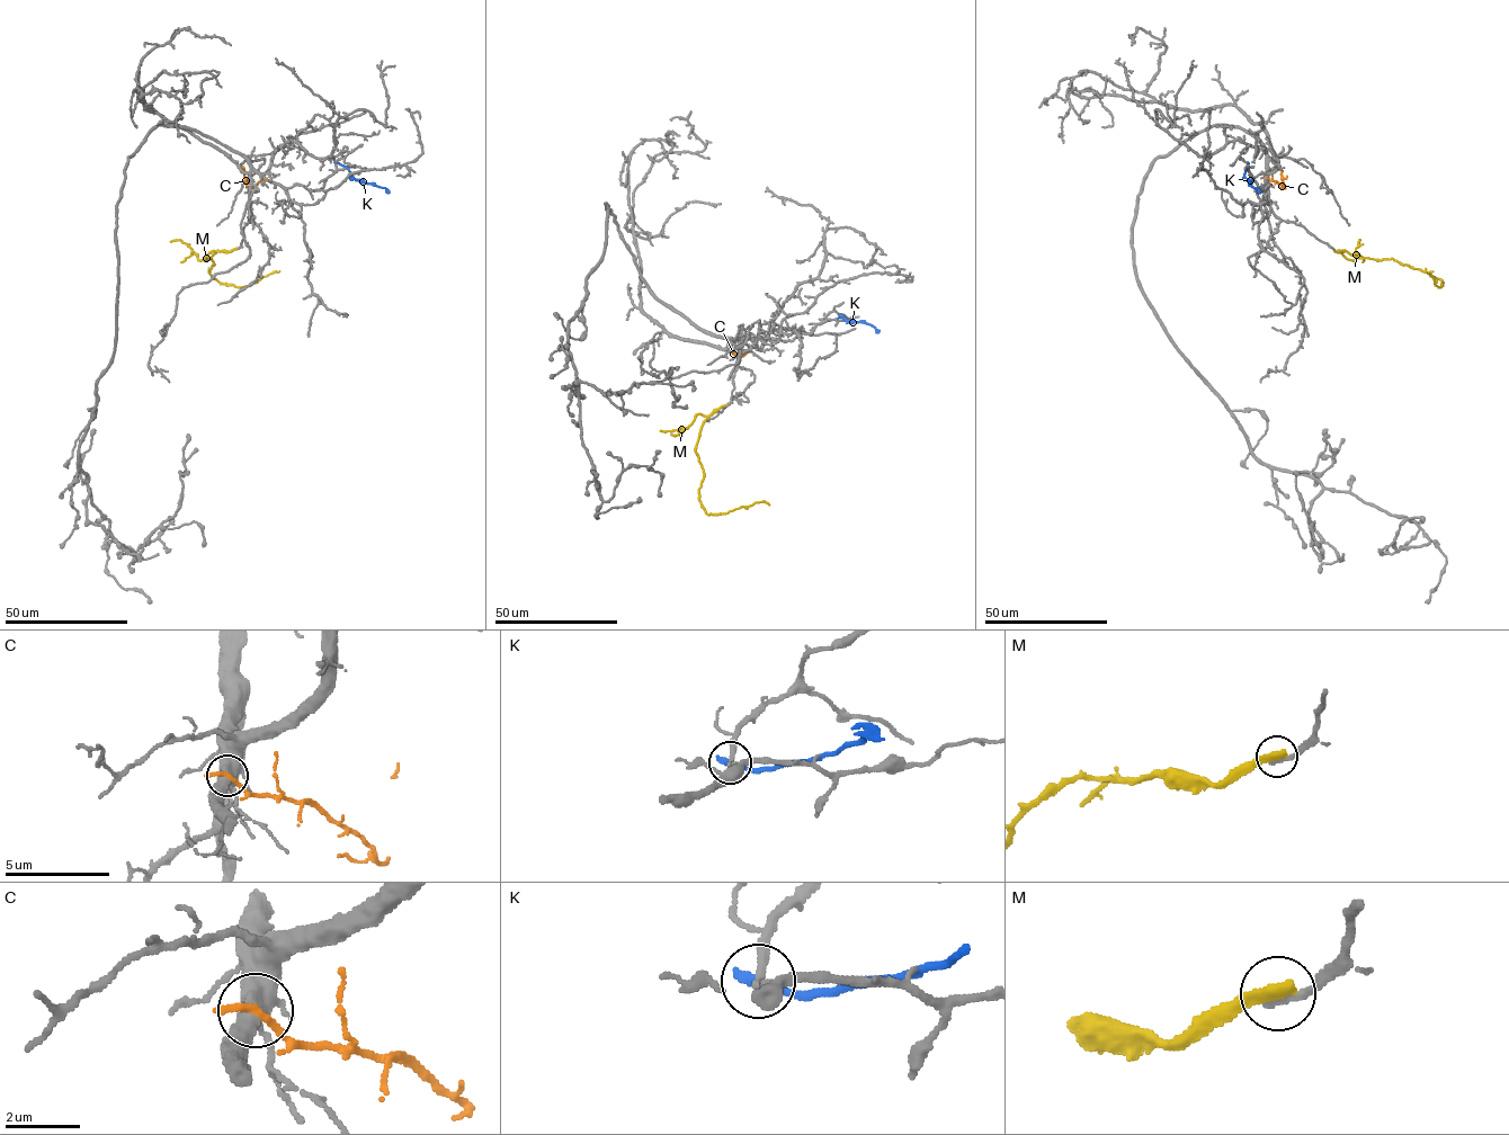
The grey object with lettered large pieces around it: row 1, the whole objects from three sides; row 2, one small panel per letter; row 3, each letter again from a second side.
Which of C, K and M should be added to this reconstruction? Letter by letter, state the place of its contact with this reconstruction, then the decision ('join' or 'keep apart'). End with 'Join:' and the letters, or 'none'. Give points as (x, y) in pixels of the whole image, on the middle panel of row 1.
C: contact (756, 338); keep apart
K: contact (826, 319); keep apart
M: contact (726, 405); keep apart
Join: none

